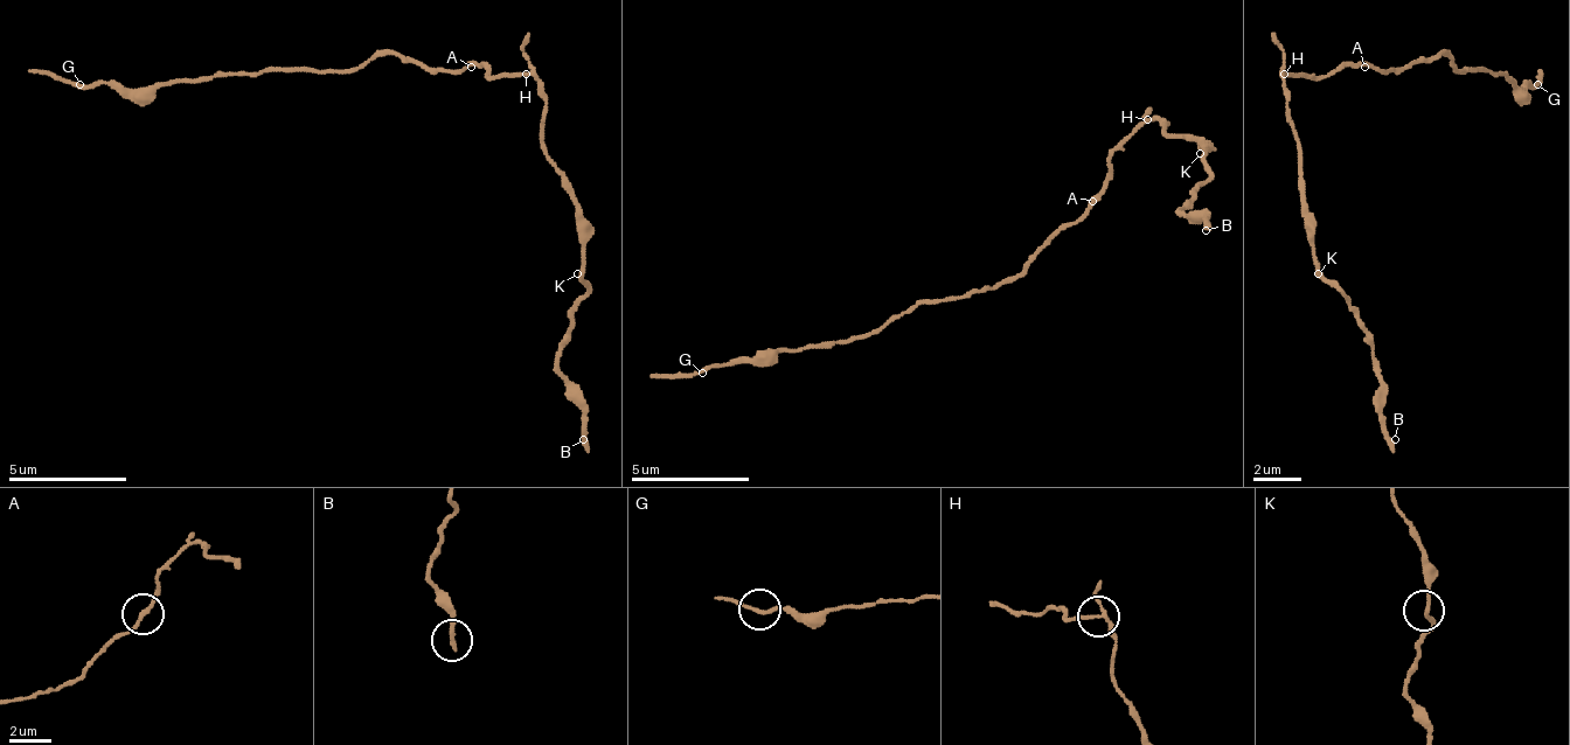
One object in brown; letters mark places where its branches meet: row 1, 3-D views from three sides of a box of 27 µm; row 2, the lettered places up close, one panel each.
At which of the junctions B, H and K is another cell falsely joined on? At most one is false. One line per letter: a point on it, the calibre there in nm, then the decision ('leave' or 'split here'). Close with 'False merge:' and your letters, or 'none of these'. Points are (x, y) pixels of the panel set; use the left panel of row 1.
B: at (583, 439); 240 nm thick; leave
H: at (526, 74); 140 nm thick; split here
K: at (577, 273); 180 nm thick; leave
False merge: H

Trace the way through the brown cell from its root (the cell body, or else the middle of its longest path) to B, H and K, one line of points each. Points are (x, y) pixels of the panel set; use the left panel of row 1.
B: (483, 67), (488, 78), (536, 78), (542, 155), (577, 208), (583, 297), (560, 374), (583, 439)
H: (483, 67), (488, 78), (519, 78), (525, 72)
K: (483, 67), (488, 78), (519, 72), (536, 78), (542, 155), (577, 208), (583, 244), (577, 273)

